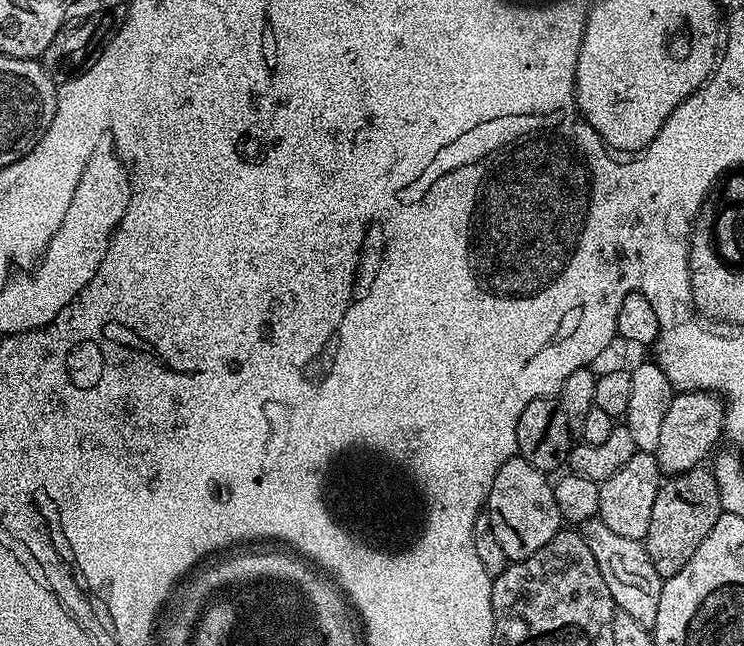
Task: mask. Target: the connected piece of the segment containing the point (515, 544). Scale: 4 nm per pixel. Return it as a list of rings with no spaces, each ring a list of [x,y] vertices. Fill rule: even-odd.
[[[518,454],[511,456],[502,470],[494,474],[494,486],[488,495],[486,514],[490,518],[494,538],[498,538],[502,550],[506,550],[509,561],[530,558],[530,554],[542,550],[542,546],[546,546],[546,542],[550,542],[550,538],[561,531],[562,517],[552,486],[553,481],[545,473],[530,466],[530,462]]]

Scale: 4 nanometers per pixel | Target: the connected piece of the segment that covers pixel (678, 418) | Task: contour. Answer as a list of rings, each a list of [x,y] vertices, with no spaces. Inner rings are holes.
[[[676,392],[670,402],[670,410],[666,410],[666,418],[662,422],[662,431],[658,437],[658,446],[654,453],[661,473],[677,476],[697,467],[708,455],[713,455],[712,447],[719,442],[724,432],[724,402],[719,396],[711,392]]]

